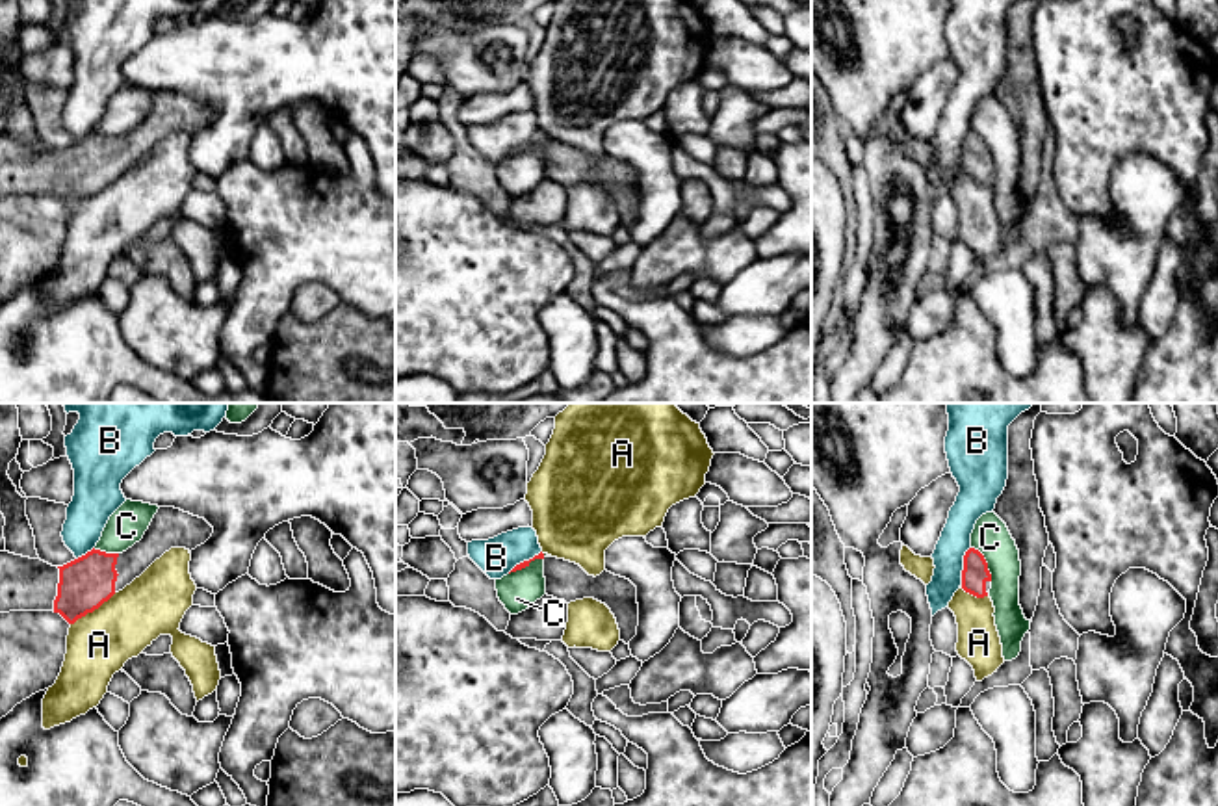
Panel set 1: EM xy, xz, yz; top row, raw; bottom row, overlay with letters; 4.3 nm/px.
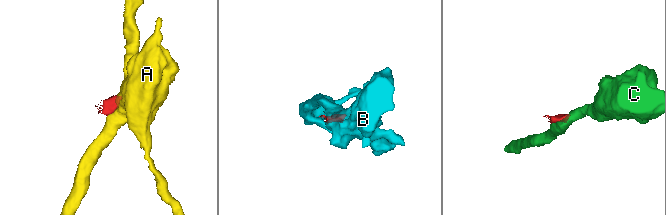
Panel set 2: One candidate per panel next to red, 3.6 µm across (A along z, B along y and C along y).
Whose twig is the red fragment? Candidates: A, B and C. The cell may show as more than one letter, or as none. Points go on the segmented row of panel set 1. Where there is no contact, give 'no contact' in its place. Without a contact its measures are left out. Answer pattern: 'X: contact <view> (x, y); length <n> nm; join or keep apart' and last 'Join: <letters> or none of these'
A: contact xy (93, 610); length 240 nm; keep apart
B: contact yz (964, 565); length 170 nm; keep apart
C: contact yz (986, 563); length 180 nm; keep apart
Join: none of these

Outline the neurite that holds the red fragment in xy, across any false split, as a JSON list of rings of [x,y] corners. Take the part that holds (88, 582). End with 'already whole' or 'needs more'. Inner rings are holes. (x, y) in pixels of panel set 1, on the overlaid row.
[[[160,507],[143,539],[123,553],[93,548],[63,566],[52,566],[41,559],[0,552],[0,613],[54,611],[74,624],[130,585],[171,548],[191,552],[212,533],[214,527],[204,518]]] | needs more

